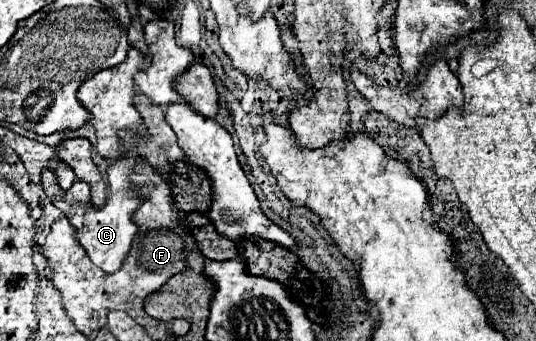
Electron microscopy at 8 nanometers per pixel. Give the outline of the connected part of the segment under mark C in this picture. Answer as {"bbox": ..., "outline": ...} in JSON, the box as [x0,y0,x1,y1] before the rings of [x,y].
{"bbox":[41,164,143,274],"outline":[[[119,164],[111,166],[109,198],[107,198],[107,204],[103,208],[95,208],[91,204],[91,188],[89,188],[87,182],[75,180],[69,190],[61,190],[59,184],[57,184],[57,176],[49,168],[45,168],[43,174],[41,174],[41,184],[43,184],[47,196],[51,198],[51,202],[57,208],[61,208],[61,212],[77,228],[79,244],[85,248],[91,262],[107,274],[121,268],[121,264],[123,264],[123,260],[125,260],[125,256],[131,248],[131,240],[137,234],[137,224],[133,222],[133,214],[139,208],[139,204],[143,202],[143,196],[139,194],[139,188],[129,178],[131,170],[133,168],[125,168],[125,164],[123,166],[119,166]]]}

